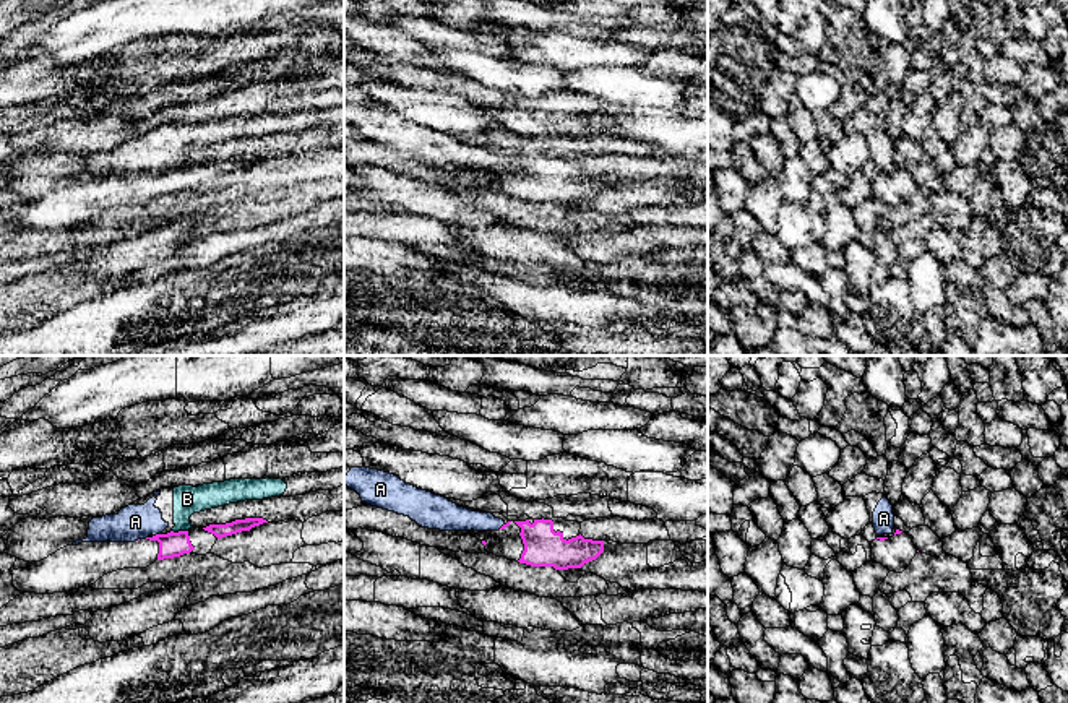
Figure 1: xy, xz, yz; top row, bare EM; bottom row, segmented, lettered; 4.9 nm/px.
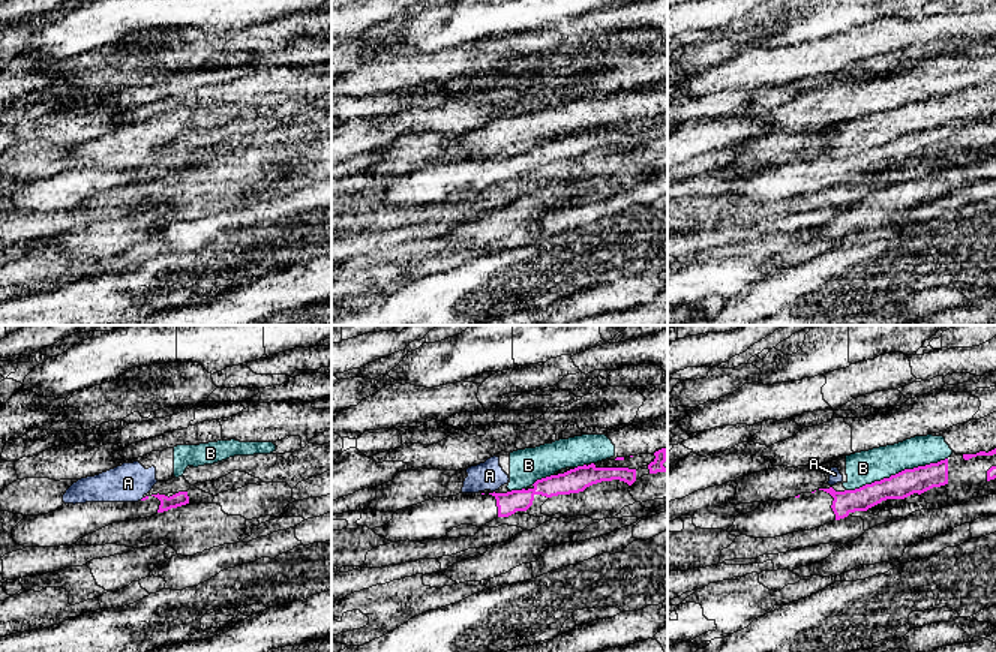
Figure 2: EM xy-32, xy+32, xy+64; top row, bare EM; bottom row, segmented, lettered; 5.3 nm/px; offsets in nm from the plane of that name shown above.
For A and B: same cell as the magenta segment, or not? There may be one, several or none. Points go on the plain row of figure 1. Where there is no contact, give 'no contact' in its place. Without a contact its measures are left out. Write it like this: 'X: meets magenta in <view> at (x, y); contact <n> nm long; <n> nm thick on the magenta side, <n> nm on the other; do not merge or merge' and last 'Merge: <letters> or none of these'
A: meets magenta in xy at (156, 171); contact 50 nm long; 130 nm thick on the magenta side, 180 nm on the other; do not merge
B: meets magenta in xy at (180, 168); contact 80 nm long; 130 nm thick on the magenta side, 140 nm on the other; do not merge
Merge: none of these

